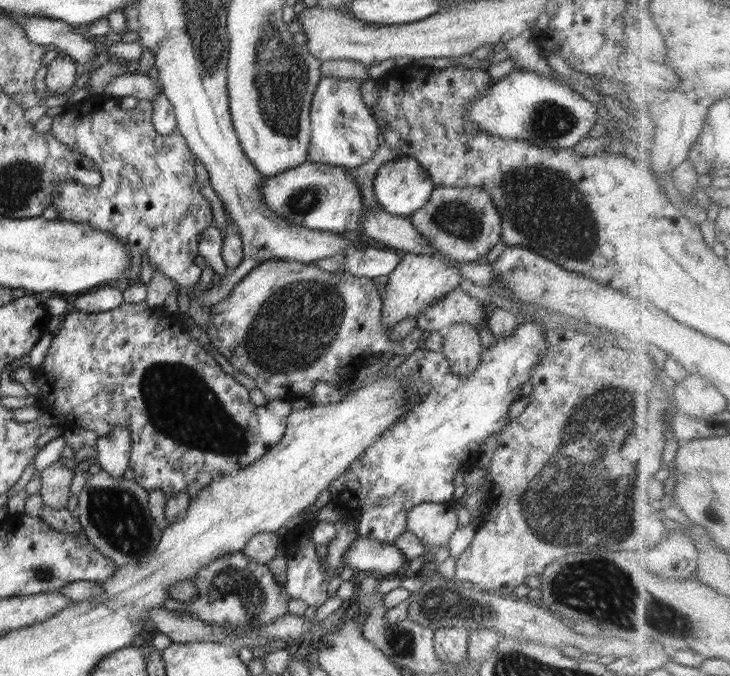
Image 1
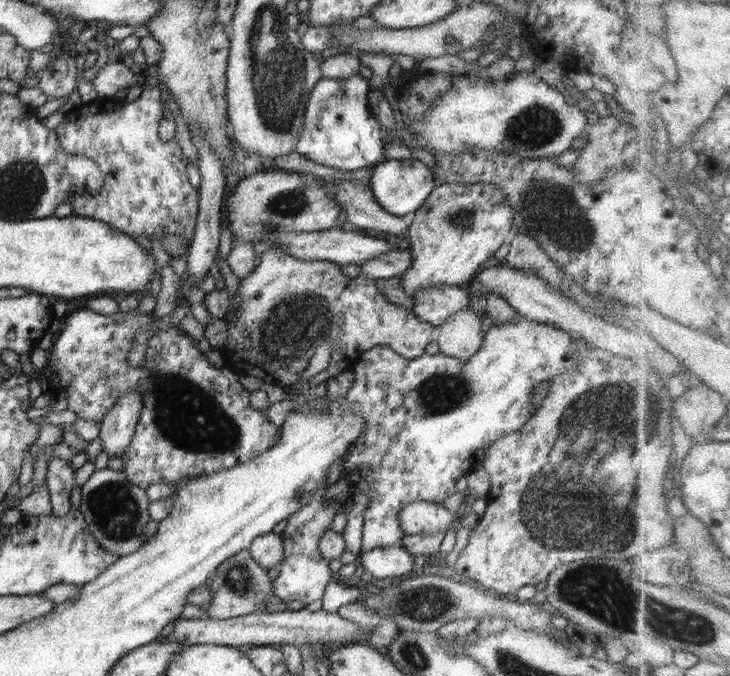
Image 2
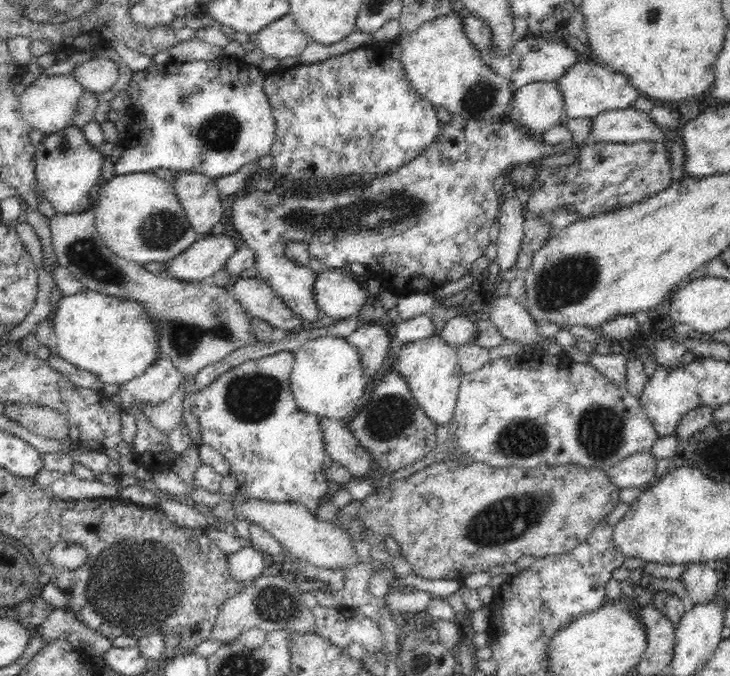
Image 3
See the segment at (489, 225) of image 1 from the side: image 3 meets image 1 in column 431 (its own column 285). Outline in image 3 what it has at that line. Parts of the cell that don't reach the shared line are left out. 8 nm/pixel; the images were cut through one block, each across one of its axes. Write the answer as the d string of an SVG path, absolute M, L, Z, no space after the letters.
M452 115L450 121L447 124L441 123L440 134L436 136L436 140L429 145L417 158L404 164L402 168L398 168L397 172L392 174L386 174L384 176L376 176L369 178L369 181L362 186L348 186L344 190L314 190L313 192L281 192L281 190L274 190L274 192L246 192L242 196L238 194L236 201L232 203L232 225L244 240L244 244L254 250L256 253L256 264L254 266L254 277L266 281L274 290L275 293L284 301L284 304L288 308L299 316L305 326L320 325L327 323L322 312L316 307L316 301L312 298L312 288L314 288L314 282L316 282L316 276L318 273L314 272L307 266L294 263L285 255L285 246L290 241L300 241L306 243L308 252L311 258L320 260L321 264L332 268L341 268L345 264L360 263L364 264L371 275L380 278L380 281L387 284L388 290L392 288L398 297L409 292L429 292L434 291L437 287L440 287L452 280L458 280L465 274L468 274L469 268L472 266L474 260L478 260L480 256L484 256L486 248L492 240L490 240L490 228L492 225L497 224L497 217L499 216L498 206L500 206L499 193L497 192L497 182L502 174L506 171L508 166L526 165L527 163L537 163L542 158L550 157L553 155L563 155L572 152L572 150L581 150L581 146L574 146L569 148L569 144L546 144L542 140L542 137L537 135L527 134L528 130L524 127L517 126L514 122L507 119L499 119L495 121L484 121L477 119L464 119L462 116Z

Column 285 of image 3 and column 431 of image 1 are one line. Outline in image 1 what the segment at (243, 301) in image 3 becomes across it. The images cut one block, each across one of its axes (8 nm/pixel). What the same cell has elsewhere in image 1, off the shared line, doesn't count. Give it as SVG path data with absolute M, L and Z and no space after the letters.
M458 286L446 295L440 296L414 319L423 331L443 331L456 323L477 326L486 317L488 310L483 302Z

